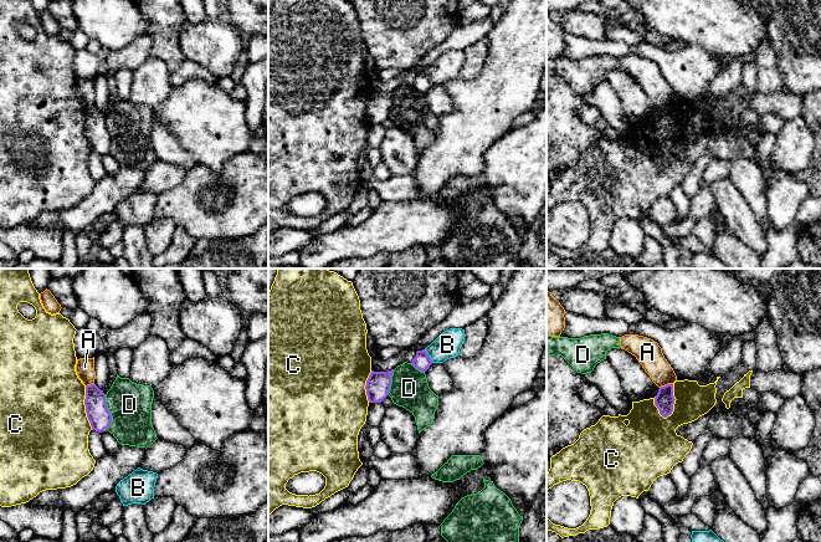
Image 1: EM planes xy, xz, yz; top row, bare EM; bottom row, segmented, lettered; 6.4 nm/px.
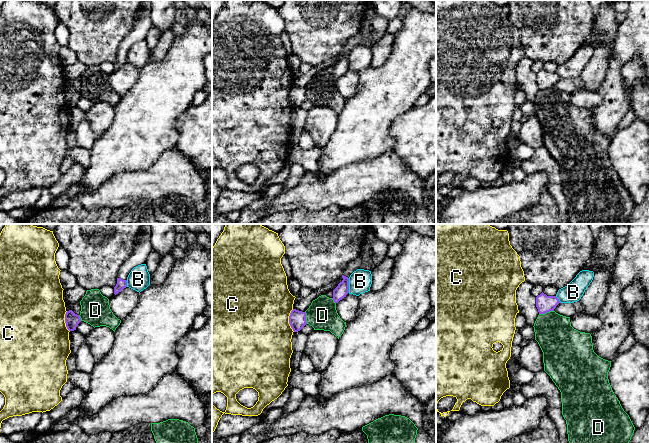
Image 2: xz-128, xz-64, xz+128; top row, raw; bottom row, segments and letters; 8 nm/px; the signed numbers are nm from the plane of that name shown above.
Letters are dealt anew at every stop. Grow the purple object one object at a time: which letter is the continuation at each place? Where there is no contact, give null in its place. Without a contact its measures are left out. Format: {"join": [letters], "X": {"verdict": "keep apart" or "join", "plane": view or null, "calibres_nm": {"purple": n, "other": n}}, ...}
{"join": [], "A": {"verdict": "keep apart", "plane": "yz", "calibres_nm": {"purple": 120, "other": 170}}, "B": {"verdict": "keep apart", "plane": "xz", "calibres_nm": {"purple": 110, "other": 170}}, "C": {"verdict": "keep apart", "plane": "yz", "calibres_nm": {"purple": 120, "other": 280}}, "D": {"verdict": "keep apart", "plane": "xy", "calibres_nm": {"purple": 140, "other": 280}}}

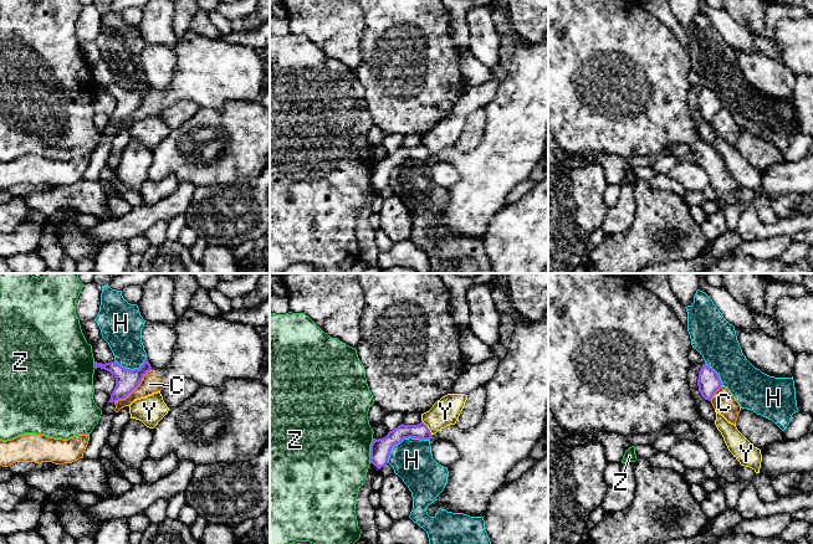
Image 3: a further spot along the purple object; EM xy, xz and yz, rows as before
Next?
{"join": [], "C": {"verdict": "keep apart", "plane": "xy", "calibres_nm": {"purple": 150, "other": 120}}, "H": {"verdict": "keep apart", "plane": "xz", "calibres_nm": {"purple": 130, "other": 280}}, "Y": {"verdict": "keep apart", "plane": "xz", "calibres_nm": {"purple": 100, "other": 180}}, "Z": {"verdict": "keep apart", "plane": "xz", "calibres_nm": {"purple": 130, "other": 500}}}

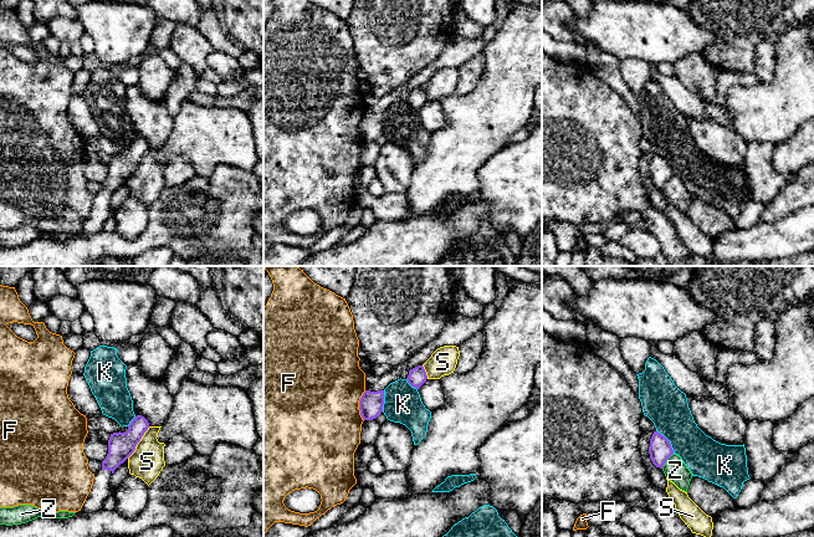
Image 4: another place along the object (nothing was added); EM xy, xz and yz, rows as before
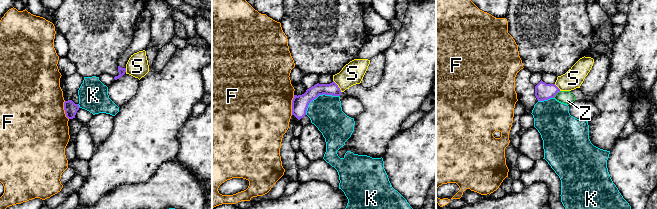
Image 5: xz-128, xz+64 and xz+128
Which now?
{"join": [], "F": {"verdict": "keep apart", "plane": "xz", "calibres_nm": {"purple": 160, "other": 500}}, "K": {"verdict": "keep apart", "plane": "yz", "calibres_nm": {"purple": 150, "other": 280}}, "S": {"verdict": "keep apart", "plane": "xy", "calibres_nm": {"purple": 180, "other": 220}}, "Z": {"verdict": "keep apart", "plane": "yz", "calibres_nm": {"purple": 150, "other": 150}}}

